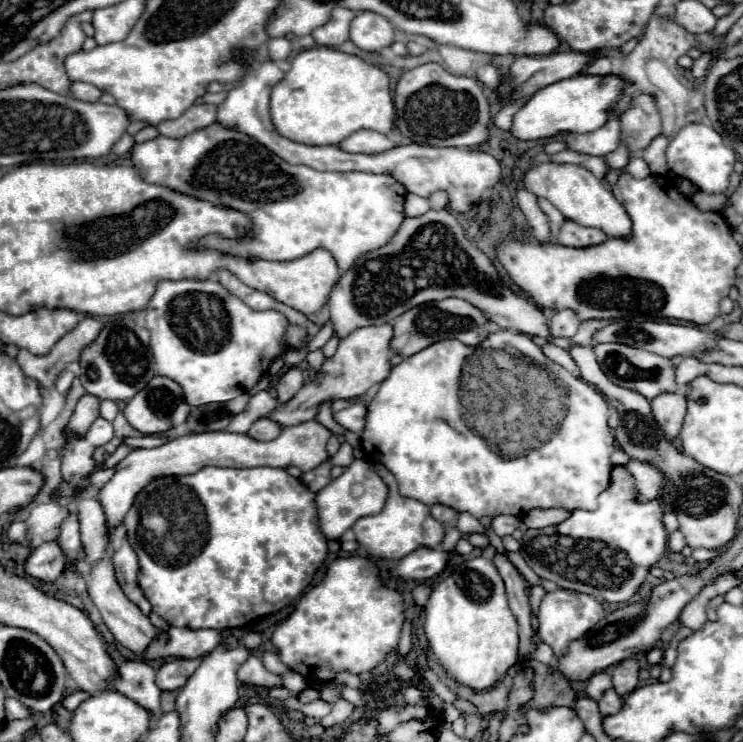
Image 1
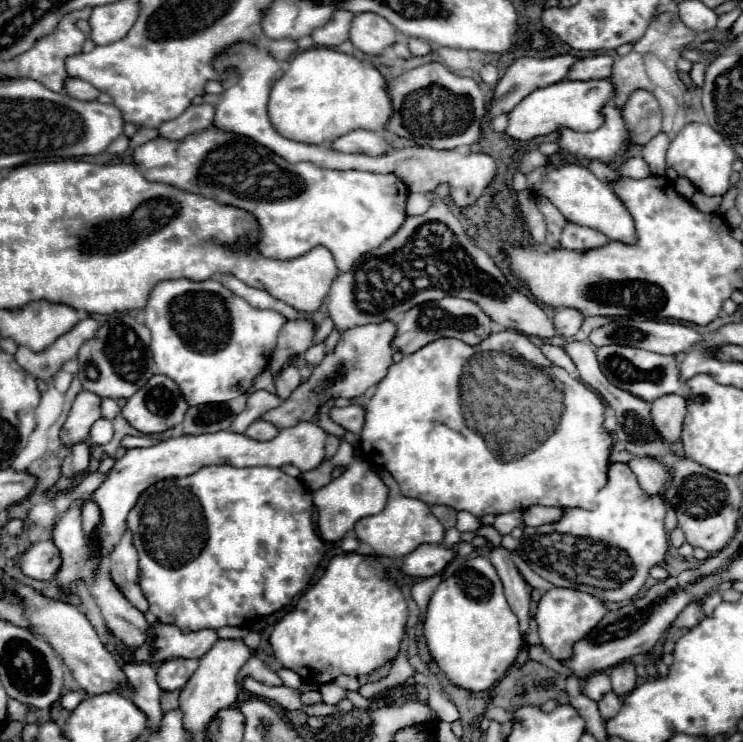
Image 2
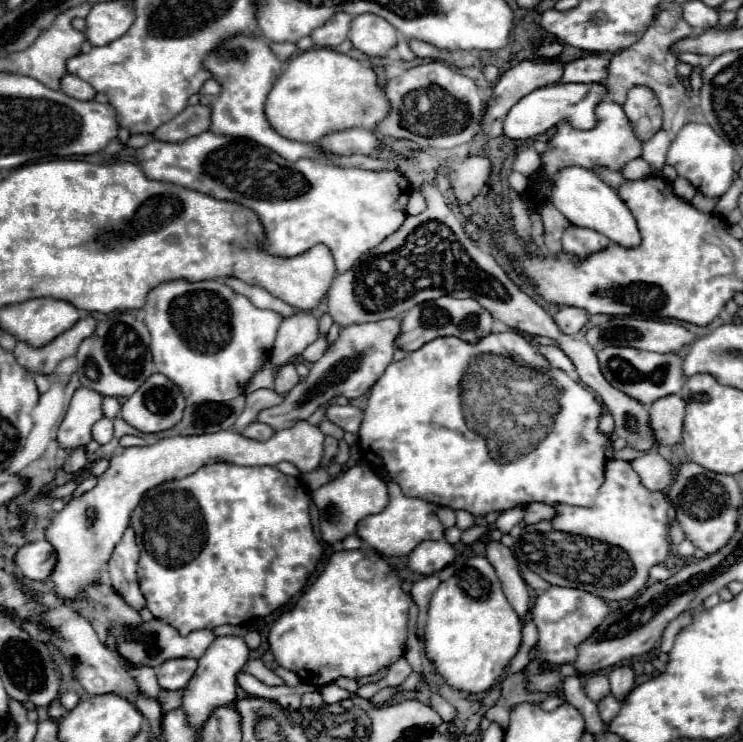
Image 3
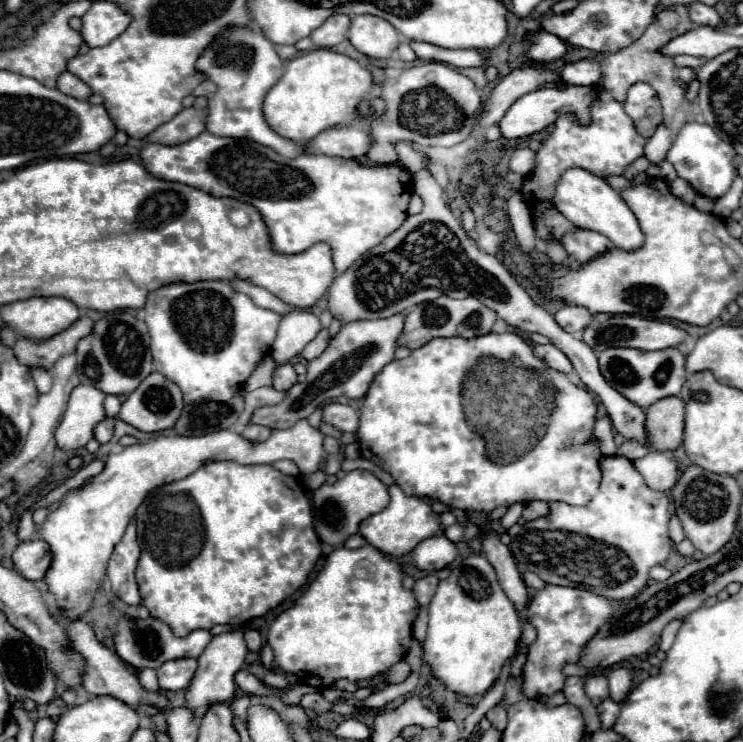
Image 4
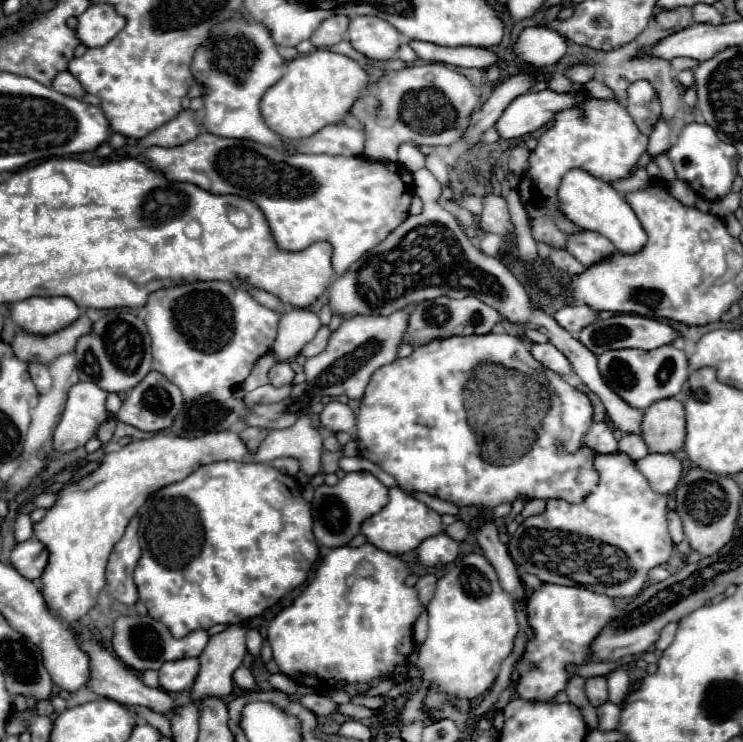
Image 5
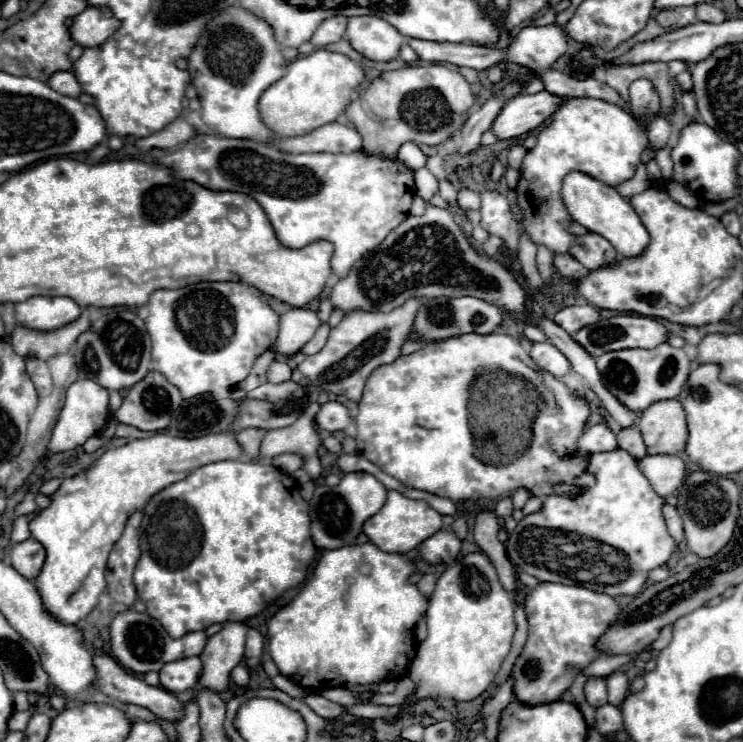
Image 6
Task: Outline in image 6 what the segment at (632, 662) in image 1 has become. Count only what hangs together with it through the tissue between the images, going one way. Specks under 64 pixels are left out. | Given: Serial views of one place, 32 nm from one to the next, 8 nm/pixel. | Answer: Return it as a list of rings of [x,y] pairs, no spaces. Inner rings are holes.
[[[614,672],[606,680],[608,680],[608,702],[620,706],[624,702],[626,694],[628,694],[628,688],[630,688],[630,682],[628,682],[626,674],[624,672]]]

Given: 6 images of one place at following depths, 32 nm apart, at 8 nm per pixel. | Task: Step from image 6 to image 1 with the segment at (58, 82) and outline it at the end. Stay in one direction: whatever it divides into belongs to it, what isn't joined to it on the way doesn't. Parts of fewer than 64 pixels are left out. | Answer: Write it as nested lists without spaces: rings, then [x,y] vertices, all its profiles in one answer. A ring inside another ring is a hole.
[[[72,84],[72,96],[82,102],[98,102],[102,92],[92,84]]]

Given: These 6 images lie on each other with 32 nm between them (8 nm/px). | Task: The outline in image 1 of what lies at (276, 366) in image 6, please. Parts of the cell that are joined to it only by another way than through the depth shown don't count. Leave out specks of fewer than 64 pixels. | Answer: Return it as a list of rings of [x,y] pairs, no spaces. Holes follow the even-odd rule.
[[[298,368],[286,370],[286,372],[278,378],[278,382],[276,382],[276,390],[280,390],[278,402],[280,402],[280,404],[286,404],[302,386],[304,386],[304,374],[302,374],[302,370],[298,370]]]

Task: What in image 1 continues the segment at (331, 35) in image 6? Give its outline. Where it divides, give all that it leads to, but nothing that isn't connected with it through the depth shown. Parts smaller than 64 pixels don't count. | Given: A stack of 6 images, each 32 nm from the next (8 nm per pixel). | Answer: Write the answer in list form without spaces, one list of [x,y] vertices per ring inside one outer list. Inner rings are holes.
[[[334,8],[330,14],[330,20],[316,28],[312,32],[312,38],[320,44],[320,46],[340,46],[342,42],[348,40],[348,30],[350,30],[350,22],[354,20],[356,12],[350,8]]]

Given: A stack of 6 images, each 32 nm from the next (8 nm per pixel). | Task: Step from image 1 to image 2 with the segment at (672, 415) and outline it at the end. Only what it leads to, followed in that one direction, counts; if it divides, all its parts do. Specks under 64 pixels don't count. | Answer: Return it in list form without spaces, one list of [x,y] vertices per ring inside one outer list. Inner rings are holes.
[[[666,394],[652,402],[652,420],[656,424],[656,430],[668,442],[676,442],[680,438],[684,414],[686,400],[680,394]]]

